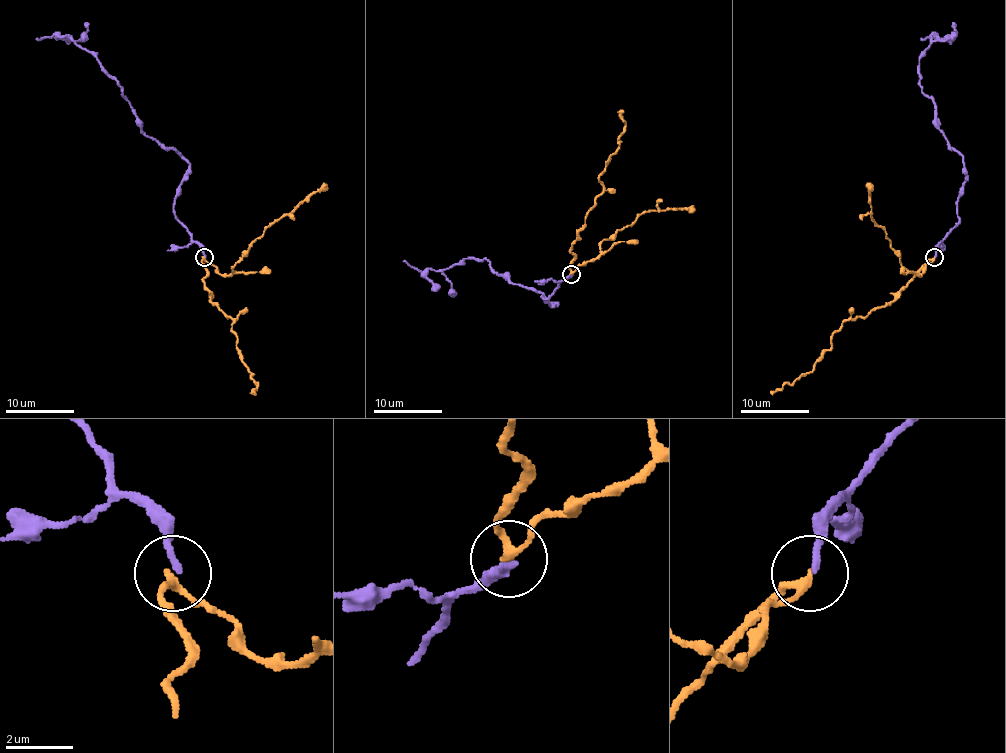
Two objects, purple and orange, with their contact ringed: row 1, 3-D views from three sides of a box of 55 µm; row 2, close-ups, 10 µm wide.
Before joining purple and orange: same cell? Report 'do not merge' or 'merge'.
merge

